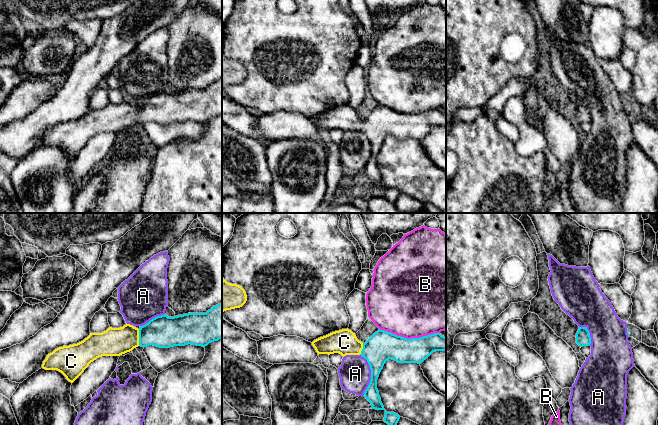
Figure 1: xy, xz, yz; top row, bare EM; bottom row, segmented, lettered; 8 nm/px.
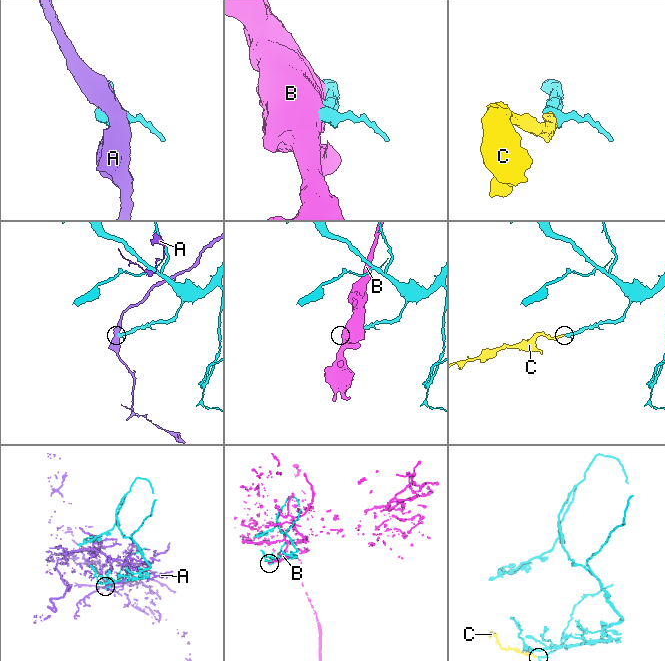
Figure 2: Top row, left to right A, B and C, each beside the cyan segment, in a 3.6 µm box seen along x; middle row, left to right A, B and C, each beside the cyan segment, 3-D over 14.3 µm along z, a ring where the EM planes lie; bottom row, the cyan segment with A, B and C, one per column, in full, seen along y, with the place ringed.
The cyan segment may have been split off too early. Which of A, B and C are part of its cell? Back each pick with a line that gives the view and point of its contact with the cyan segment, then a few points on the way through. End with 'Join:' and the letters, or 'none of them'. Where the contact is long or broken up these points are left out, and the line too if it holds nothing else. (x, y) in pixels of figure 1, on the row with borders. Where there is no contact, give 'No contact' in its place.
C: Touches cyan at xy (139, 337). Path across: xy (162, 331), (139, 337), (127, 337), (114, 341)
Join: C

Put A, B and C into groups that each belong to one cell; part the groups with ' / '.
A / B / C

